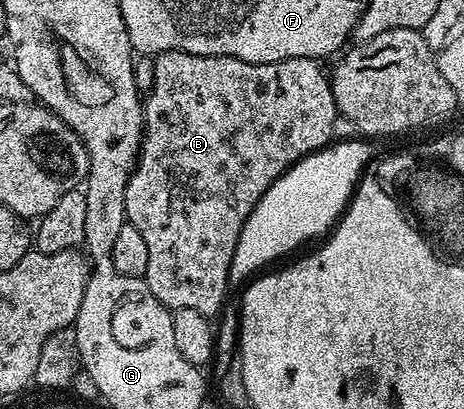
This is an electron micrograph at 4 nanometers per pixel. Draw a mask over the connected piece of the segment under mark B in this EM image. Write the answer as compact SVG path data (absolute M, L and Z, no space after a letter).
M180 50L160 52L154 56L154 77L152 90L145 93L142 109L142 151L138 154L138 163L126 187L124 206L127 221L144 234L144 242L148 242L148 270L145 274L146 285L156 294L158 301L165 308L187 308L200 310L200 314L214 318L226 300L226 288L230 278L230 263L236 250L236 242L240 242L240 230L244 230L244 222L248 222L248 214L256 206L256 202L290 167L311 152L320 152L334 140L333 124L340 115L334 95L330 89L329 75L324 71L317 59L287 58L271 64L253 64L231 56L201 56L188 54Z

